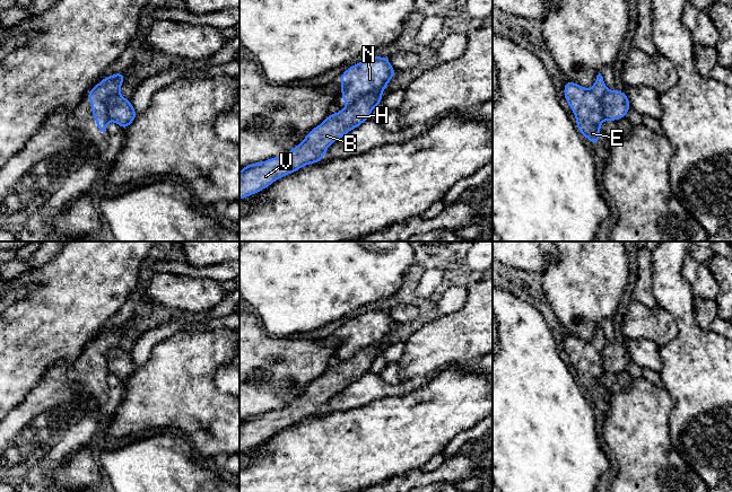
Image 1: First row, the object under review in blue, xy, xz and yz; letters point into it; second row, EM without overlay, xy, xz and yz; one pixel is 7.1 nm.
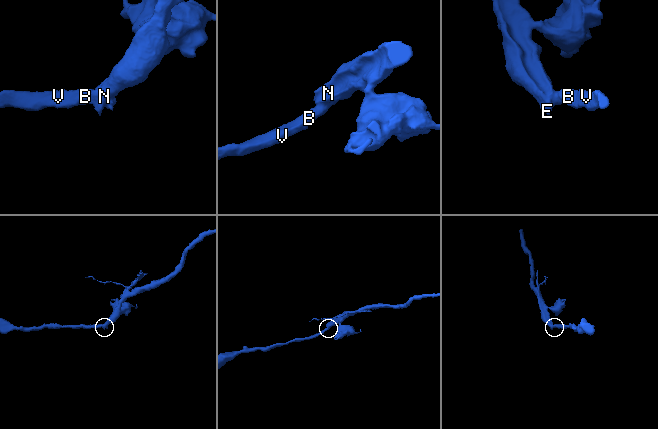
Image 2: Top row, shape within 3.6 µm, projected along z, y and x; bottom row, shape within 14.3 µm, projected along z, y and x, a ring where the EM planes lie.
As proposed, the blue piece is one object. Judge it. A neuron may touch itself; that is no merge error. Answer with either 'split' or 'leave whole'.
split

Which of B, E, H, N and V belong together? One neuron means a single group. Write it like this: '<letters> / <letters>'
B H V / E N

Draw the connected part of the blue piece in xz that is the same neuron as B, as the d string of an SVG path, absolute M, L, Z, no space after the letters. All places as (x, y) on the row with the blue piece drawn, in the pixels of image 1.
M387 85L363 96L351 105L330 114L320 125L311 130L305 139L284 156L250 164L239 172L239 200L267 188L280 177L306 165L320 162L326 149L349 131L361 125L372 111L382 103L382 91Z

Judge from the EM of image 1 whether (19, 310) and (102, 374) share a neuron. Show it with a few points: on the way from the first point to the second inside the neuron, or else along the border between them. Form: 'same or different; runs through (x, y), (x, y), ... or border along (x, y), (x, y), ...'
different; border along (77, 358), (73, 360)

